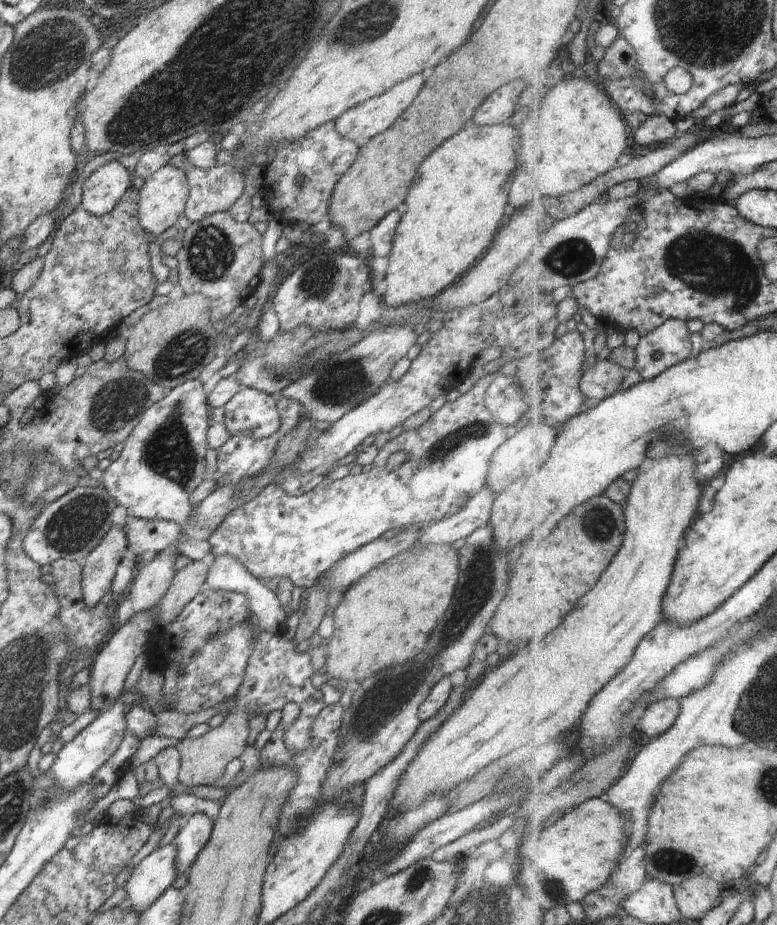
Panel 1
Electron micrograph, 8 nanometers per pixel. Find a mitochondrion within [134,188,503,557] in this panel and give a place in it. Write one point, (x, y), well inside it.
(169, 451)

